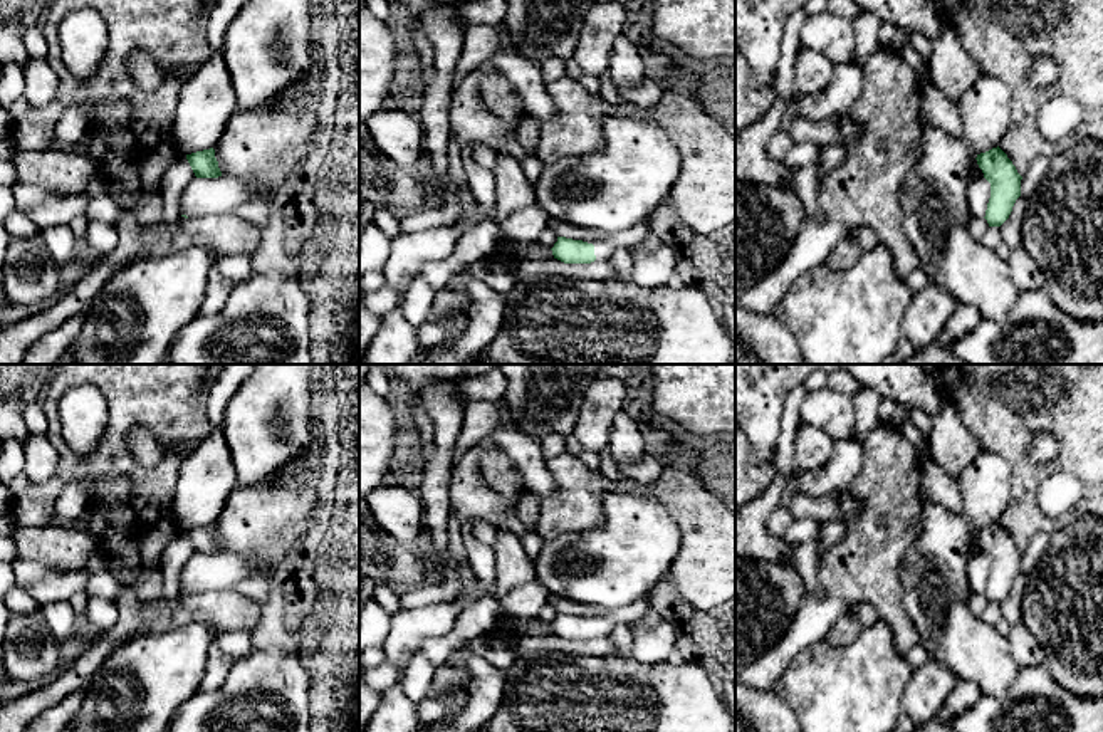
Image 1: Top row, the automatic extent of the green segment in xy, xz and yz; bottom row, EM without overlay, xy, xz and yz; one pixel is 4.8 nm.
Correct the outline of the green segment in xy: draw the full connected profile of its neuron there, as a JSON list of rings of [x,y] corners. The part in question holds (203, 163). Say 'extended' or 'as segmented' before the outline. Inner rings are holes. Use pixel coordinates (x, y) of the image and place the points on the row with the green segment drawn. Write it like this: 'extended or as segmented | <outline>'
as segmented | [[[213,148],[186,154],[186,159],[188,159],[196,178],[222,176]]]

